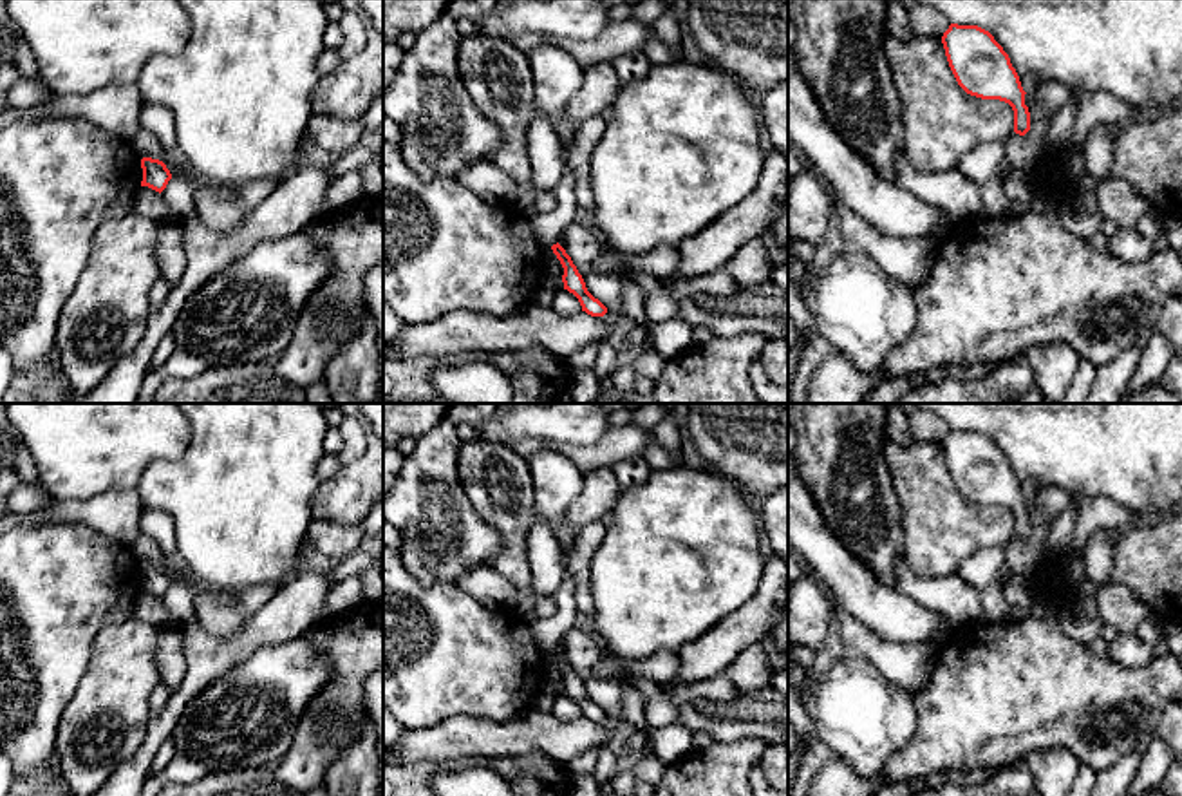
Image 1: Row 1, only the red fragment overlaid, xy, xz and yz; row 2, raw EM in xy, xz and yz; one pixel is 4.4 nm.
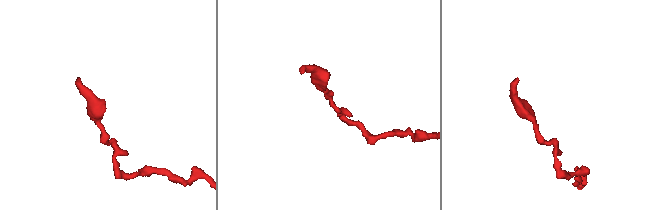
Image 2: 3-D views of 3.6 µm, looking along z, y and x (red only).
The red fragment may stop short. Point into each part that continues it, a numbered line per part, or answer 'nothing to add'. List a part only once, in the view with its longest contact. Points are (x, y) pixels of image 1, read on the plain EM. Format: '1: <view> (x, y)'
nothing to add

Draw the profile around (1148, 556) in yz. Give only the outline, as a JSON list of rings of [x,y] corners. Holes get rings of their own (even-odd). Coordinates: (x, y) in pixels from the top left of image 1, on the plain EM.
[[[1182,508],[1113,532],[1110,581],[1126,584],[1168,624],[1182,624]]]

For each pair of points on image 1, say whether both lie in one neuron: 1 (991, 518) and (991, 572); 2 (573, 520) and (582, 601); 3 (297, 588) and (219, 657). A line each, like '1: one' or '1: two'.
1: two
2: two
3: one

